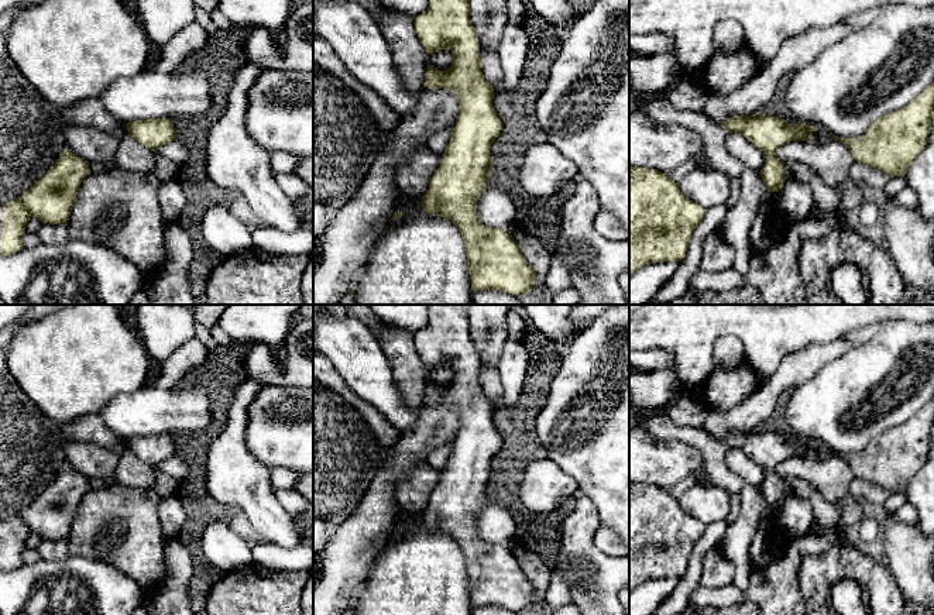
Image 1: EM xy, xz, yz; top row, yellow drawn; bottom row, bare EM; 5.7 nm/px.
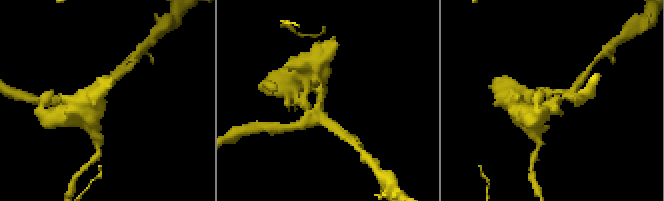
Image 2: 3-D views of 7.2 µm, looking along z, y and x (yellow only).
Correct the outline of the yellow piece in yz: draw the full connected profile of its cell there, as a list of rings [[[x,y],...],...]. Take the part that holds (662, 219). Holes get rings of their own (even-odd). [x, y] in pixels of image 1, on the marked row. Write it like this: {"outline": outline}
{"outline": [[[629,164],[629,275],[652,262],[681,261],[696,226],[705,216],[705,209],[686,197],[679,183],[656,169]]]}

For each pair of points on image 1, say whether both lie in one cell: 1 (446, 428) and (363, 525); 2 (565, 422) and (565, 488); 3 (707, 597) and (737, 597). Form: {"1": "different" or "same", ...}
{"1": "same", "2": "different", "3": "same"}

